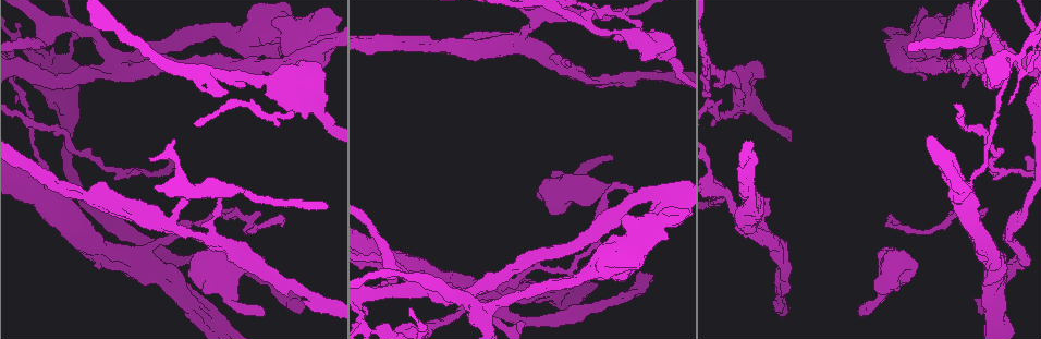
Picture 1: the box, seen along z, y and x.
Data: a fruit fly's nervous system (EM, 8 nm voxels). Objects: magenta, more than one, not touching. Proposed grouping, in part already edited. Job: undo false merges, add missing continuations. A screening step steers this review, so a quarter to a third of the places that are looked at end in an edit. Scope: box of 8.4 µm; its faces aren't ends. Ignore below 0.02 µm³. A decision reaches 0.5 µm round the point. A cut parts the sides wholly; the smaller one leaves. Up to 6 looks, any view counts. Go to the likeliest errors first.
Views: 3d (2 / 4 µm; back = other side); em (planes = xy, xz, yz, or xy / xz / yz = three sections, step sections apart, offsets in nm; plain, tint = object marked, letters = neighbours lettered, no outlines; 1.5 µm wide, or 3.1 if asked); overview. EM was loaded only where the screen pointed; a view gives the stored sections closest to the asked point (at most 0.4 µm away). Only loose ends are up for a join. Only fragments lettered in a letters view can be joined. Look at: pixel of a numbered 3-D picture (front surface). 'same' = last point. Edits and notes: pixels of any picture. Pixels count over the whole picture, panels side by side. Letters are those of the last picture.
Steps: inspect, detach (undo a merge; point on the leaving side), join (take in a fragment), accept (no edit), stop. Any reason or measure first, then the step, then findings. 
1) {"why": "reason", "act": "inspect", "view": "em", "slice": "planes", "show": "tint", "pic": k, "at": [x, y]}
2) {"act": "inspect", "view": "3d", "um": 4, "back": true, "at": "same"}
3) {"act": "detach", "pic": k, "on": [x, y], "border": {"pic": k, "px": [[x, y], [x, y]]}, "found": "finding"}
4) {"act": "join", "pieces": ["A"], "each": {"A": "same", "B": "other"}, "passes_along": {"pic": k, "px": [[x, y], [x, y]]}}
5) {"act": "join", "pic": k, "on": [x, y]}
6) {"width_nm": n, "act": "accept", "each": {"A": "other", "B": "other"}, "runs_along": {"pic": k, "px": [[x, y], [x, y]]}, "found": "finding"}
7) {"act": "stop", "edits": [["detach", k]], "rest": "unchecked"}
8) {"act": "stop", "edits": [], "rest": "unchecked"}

{"why": "free end", "act": "inspect", "view": "em", "slice": "planes", "show": "letters", "pic": 1, "at": [262, 316]}

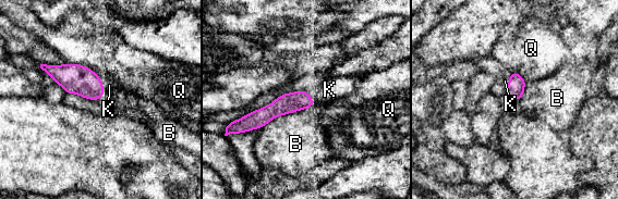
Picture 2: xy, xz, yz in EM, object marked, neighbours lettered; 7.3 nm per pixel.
{"act": "join", "pieces": ["K"], "each": {"B": "other", "K": "same", "Q": "other"}, "found": "the neuron continues"}

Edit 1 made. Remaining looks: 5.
{"why": "see it whole again", "act": "inspect", "view": "overview"}

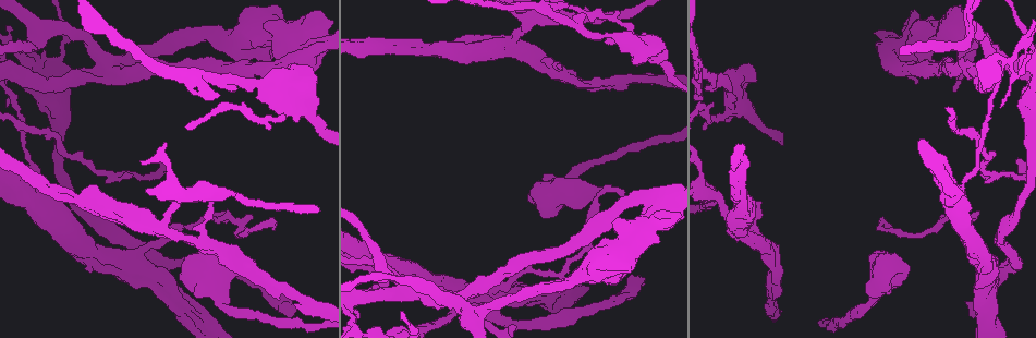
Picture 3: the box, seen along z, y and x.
{"why": "long arm stops here", "act": "inspect", "view": "em", "slice": "xz", "step": 4, "show": "tint", "pic": 3, "at": [637, 278]}

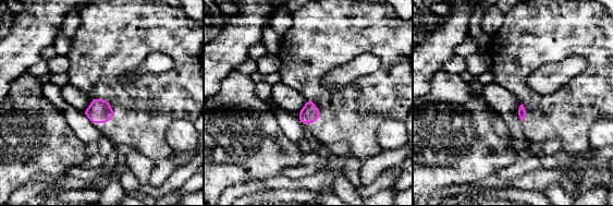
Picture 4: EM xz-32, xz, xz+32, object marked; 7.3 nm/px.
{"why": "cut it another way", "act": "inspect", "view": "em", "slice": "planes", "show": "letters", "at": "same"}

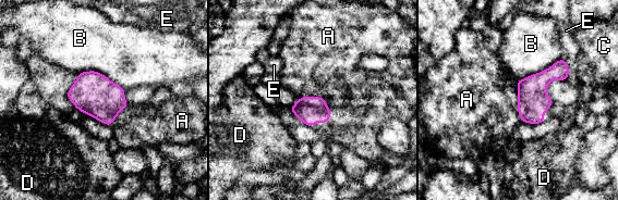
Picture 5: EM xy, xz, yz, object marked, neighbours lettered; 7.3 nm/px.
{"act": "join", "pieces": ["A"], "each": {"A": "same", "B": "other", "C": "other", "D": "other", "E": "other"}, "passes_along": {"pic": 5, "px": [[310, 110], [323, 98], [325, 64]]}, "found": "it goes on there"}

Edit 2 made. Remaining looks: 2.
{"why": "thick turns thin", "act": "inspect", "view": "em", "slice": "yz", "step": 4, "show": "letters", "pic": 3, "at": [318, 124]}

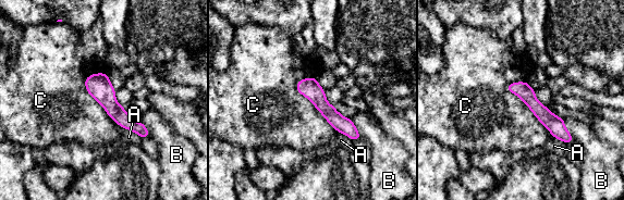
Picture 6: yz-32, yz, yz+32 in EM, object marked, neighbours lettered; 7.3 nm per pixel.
{"longest_contact_nm": ["C", 500], "act": "accept", "each": {"A": "other", "B": "other", "C": "other"}, "border": {"pic": 6, "px": [[508, 83], [506, 89], [551, 135]]}, "found": "one neuron here"}

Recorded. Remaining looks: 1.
{"act": "stop", "edits": [["join", 2], ["join", 5]], "rest": "unchecked"}

